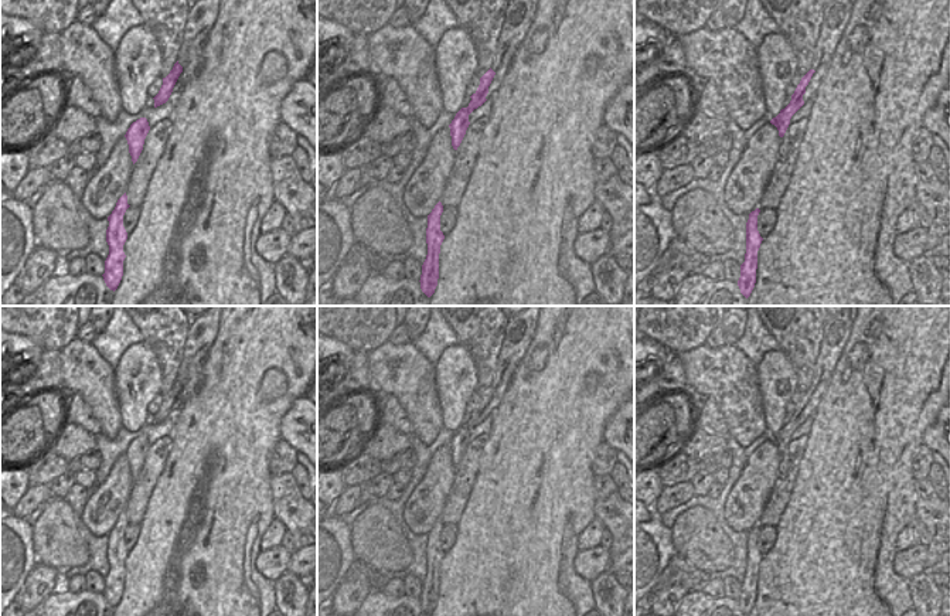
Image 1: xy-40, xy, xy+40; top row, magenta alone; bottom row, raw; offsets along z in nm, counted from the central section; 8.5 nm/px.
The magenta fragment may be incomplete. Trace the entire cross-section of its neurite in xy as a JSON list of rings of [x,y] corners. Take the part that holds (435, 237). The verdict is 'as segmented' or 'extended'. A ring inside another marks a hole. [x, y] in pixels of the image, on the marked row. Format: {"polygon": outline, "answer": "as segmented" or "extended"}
{"polygon": [[[439,201],[432,212],[428,215],[428,228],[426,228],[426,244],[428,255],[422,265],[420,275],[420,289],[430,297],[435,293],[439,279],[439,253],[440,245],[445,239],[443,232],[440,231],[440,215],[443,212],[443,205]]], "answer": "as segmented"}

